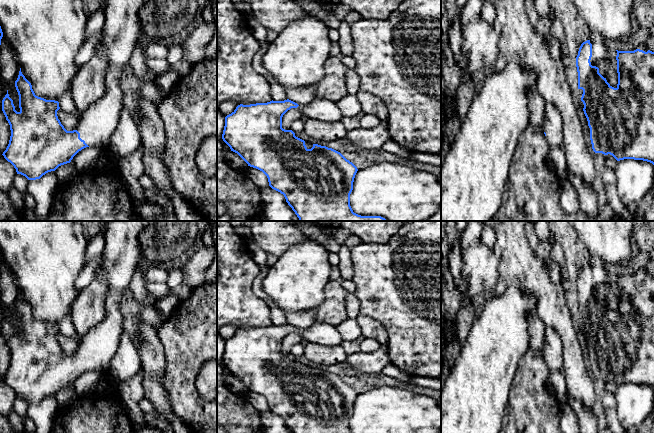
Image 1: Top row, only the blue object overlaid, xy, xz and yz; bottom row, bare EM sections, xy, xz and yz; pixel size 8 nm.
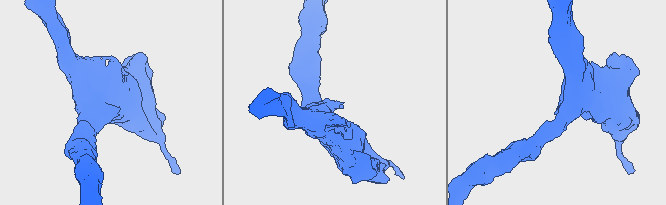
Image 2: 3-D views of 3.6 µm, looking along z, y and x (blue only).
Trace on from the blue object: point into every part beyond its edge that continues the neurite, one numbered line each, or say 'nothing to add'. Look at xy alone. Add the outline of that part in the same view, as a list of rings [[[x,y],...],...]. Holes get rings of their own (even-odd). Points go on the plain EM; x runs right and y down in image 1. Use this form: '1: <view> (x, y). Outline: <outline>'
1: xy (122, 250). Outline: [[[108,221],[105,229],[105,247],[103,255],[105,261],[100,266],[105,273],[108,295],[105,302],[106,316],[104,320],[90,329],[78,345],[75,354],[89,371],[108,372],[123,329],[123,315],[120,310],[120,300],[123,290],[130,284],[139,261],[141,241],[139,234],[145,229],[149,221]]]

